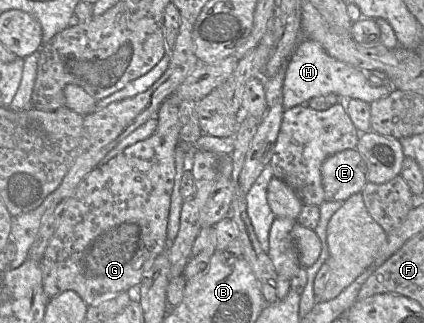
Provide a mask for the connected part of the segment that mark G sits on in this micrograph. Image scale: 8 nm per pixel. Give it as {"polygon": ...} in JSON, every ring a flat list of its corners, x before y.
{"polygon":[[175,95,167,97,157,111,155,132,149,138,126,147,105,164,95,167,79,182,67,200,40,261,42,284,49,299,64,291,74,291,86,305,98,305,109,297,127,292,131,287,138,287,155,258,162,252,168,253,167,226,176,176,176,147,181,131,179,103]]}

